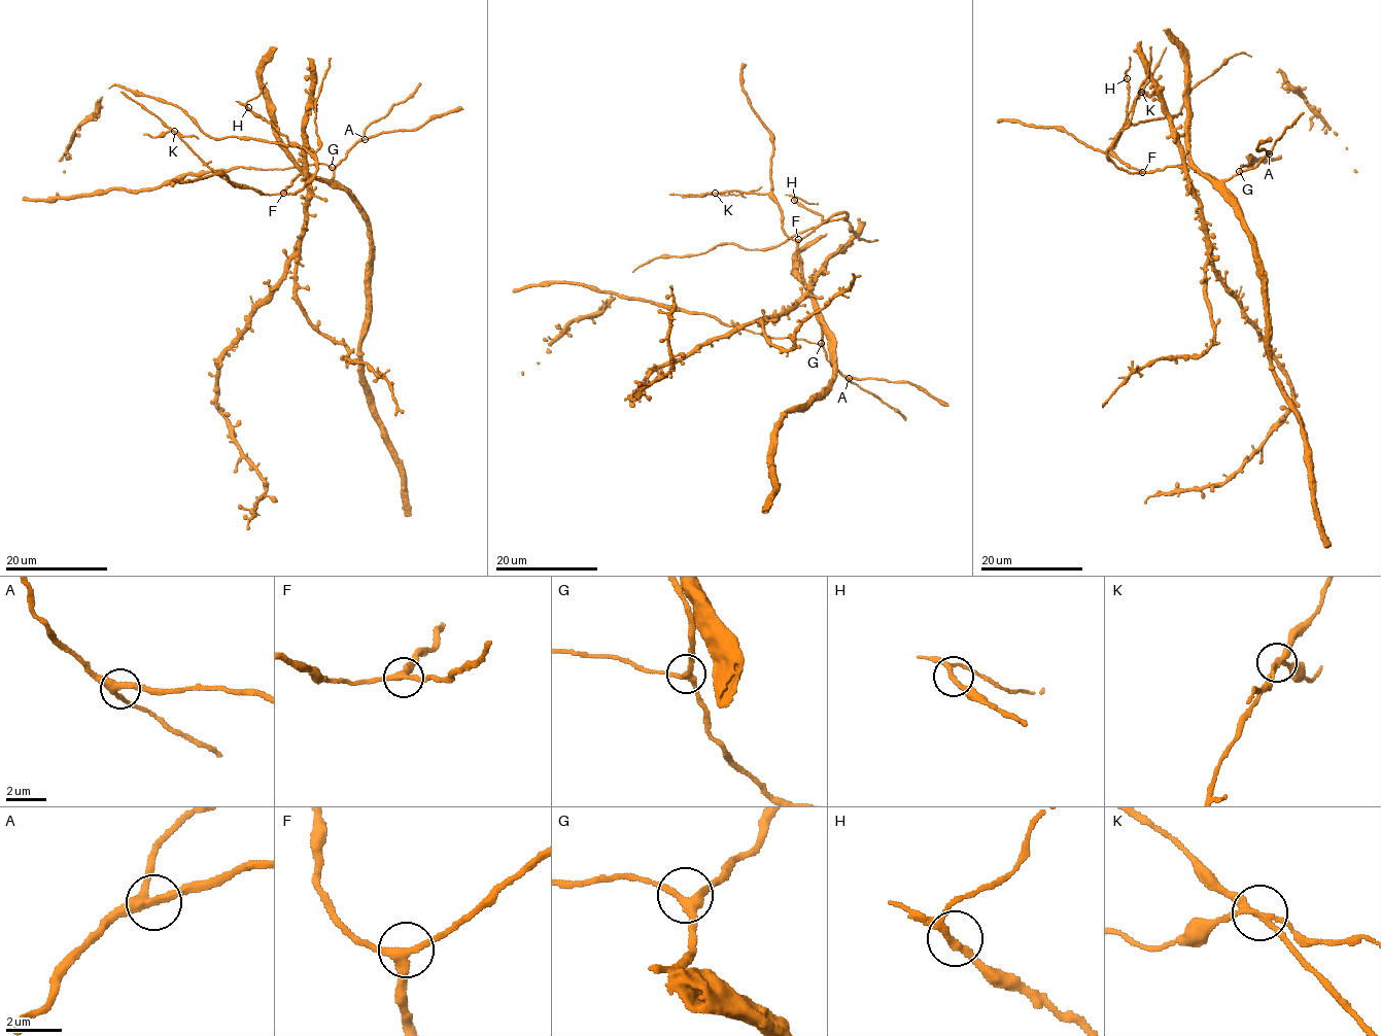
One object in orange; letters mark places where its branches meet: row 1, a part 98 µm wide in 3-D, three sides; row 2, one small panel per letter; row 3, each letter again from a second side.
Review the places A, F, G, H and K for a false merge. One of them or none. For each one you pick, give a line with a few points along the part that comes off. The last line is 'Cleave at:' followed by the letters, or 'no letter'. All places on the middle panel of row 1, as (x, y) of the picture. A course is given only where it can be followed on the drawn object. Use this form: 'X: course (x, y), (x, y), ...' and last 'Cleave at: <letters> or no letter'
K: course (715, 193), (682, 197)
Cleave at: K

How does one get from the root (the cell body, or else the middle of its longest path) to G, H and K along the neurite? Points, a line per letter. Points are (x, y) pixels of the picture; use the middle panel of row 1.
G: (799, 254), (801, 278), (822, 329), (821, 343)
H: (799, 254), (799, 240), (829, 217), (843, 212), (847, 215), (826, 220), (794, 200)
K: (799, 254), (797, 243), (783, 228), (781, 210), (768, 194), (731, 190), (715, 193)

